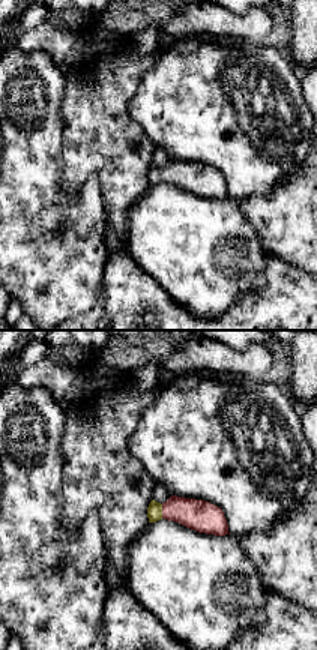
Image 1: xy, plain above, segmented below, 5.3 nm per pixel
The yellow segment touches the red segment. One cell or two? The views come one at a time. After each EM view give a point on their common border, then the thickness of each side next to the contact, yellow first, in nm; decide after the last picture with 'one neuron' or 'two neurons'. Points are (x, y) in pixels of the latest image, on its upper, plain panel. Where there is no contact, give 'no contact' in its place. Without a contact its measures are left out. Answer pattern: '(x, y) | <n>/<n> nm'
(161, 174) | 80/170 nm

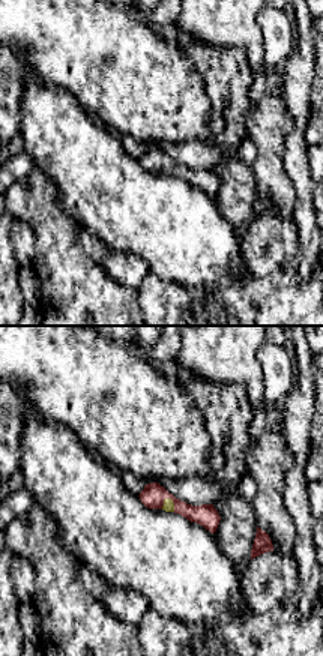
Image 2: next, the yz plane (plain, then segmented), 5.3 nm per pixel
(173, 167) | 60/120 nm

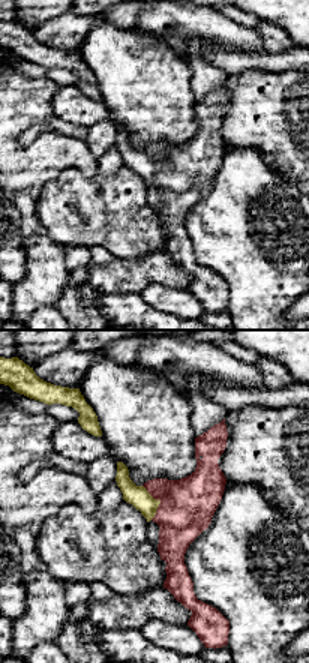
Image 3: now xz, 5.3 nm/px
(159, 165) | 110/300 nm

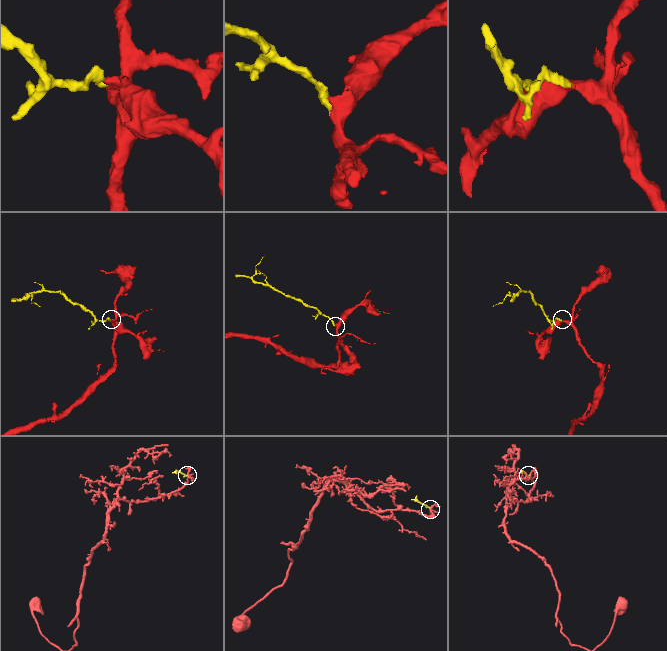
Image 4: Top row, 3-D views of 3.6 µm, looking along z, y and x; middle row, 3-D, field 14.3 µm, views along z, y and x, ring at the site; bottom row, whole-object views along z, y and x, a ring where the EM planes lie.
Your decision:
one neuron

